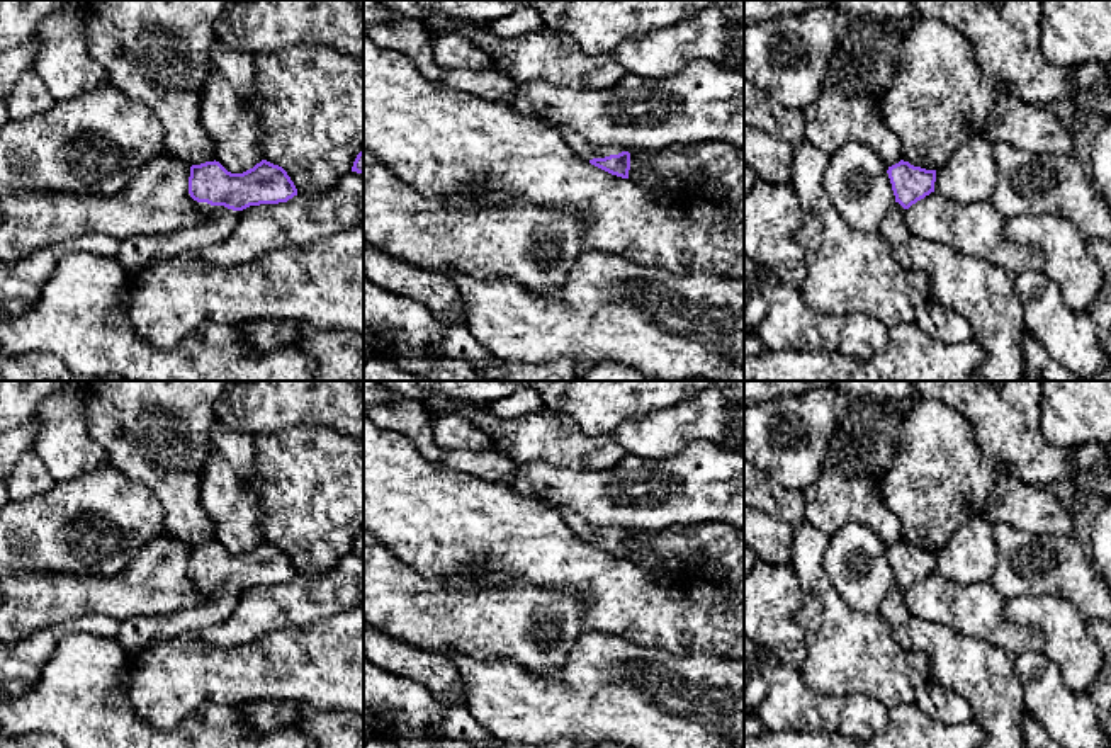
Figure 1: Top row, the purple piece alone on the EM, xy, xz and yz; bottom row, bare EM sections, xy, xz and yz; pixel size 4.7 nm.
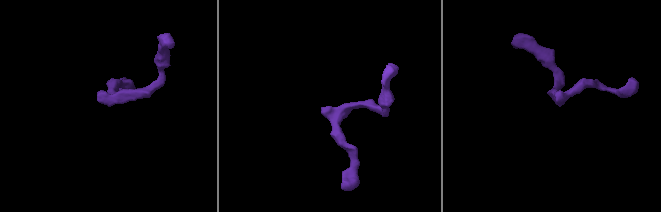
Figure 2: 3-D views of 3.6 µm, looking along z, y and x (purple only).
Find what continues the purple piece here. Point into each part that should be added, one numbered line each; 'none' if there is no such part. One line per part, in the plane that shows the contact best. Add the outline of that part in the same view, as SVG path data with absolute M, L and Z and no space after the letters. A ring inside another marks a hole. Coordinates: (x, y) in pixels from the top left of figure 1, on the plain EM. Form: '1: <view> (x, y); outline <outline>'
1: xy (140, 633); outline M199 583L204 602L172 614L138 615L119 622L117 639L129 658L156 643L185 632L199 632L224 620L238 605L240 592Z

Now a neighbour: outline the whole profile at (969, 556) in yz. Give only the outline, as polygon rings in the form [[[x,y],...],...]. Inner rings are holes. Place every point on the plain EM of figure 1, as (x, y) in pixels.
[[[973,515],[936,551],[934,573],[960,585],[990,580],[995,568],[992,524]]]

